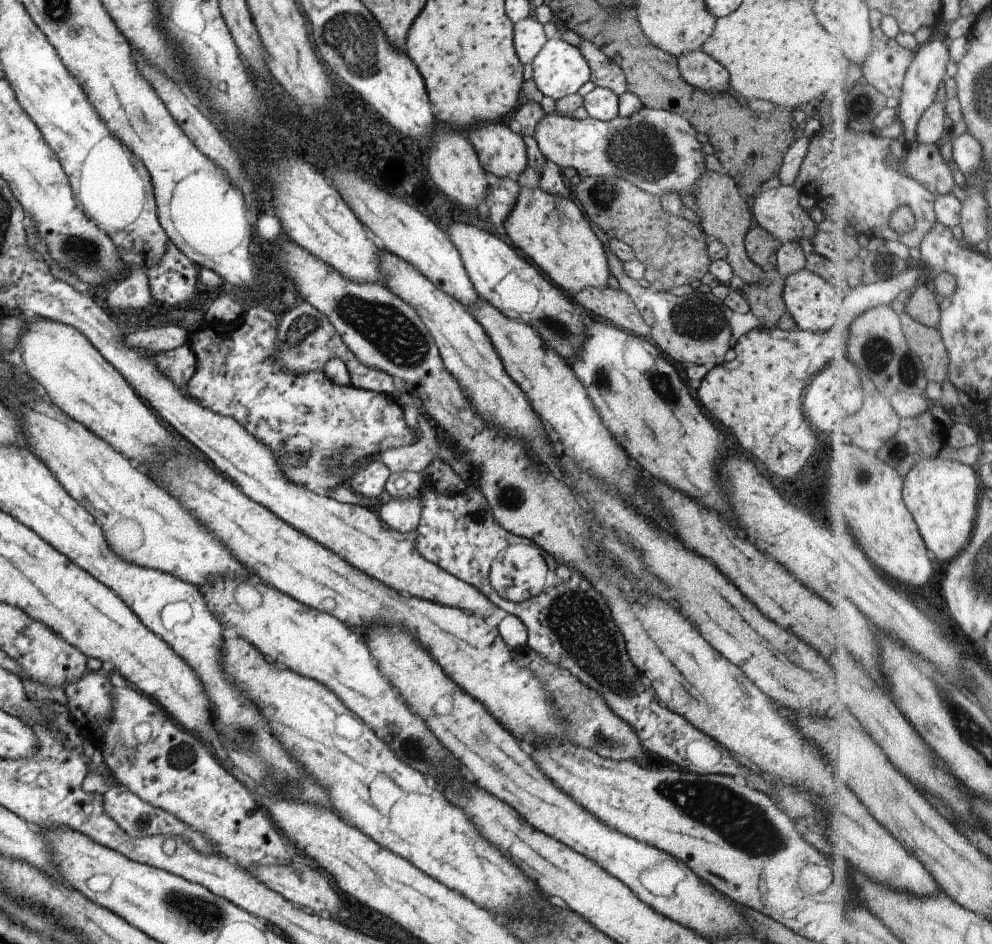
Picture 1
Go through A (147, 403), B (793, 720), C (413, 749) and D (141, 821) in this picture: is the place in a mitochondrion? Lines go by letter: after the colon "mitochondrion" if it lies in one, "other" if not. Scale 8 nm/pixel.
A: other
B: other
C: mitochondrion
D: mitochondrion

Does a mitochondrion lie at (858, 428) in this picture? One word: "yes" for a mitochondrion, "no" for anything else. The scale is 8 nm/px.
no

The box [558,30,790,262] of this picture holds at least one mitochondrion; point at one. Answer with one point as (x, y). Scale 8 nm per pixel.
(643, 151)

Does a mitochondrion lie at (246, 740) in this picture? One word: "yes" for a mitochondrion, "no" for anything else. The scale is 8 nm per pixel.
yes

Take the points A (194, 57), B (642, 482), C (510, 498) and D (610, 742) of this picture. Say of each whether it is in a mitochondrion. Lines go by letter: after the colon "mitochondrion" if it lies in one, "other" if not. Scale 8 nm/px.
A: mitochondrion
B: other
C: mitochondrion
D: mitochondrion

